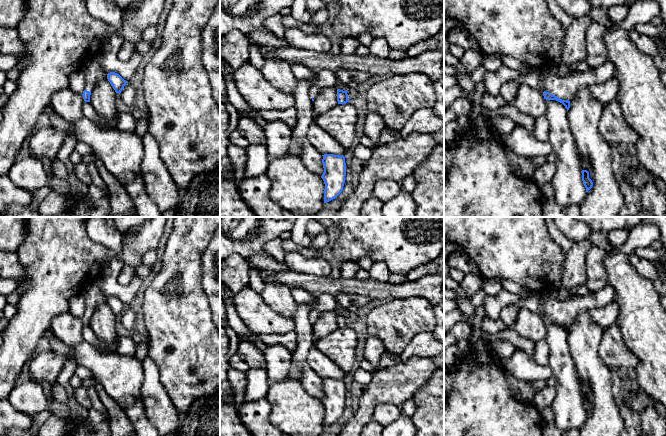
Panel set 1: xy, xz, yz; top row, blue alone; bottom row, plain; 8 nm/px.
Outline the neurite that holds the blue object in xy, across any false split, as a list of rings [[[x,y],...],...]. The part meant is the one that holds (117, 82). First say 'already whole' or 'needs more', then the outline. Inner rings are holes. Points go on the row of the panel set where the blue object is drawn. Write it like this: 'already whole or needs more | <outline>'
needs more | [[[96,60],[90,61],[83,69],[85,74],[85,90],[83,91],[83,99],[85,102],[90,102],[91,91],[96,83],[103,78],[107,78],[116,93],[121,93],[126,85],[126,81],[117,73],[110,72],[106,74]]]

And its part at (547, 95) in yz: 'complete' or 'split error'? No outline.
complete

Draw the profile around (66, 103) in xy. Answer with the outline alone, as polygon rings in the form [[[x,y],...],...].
[[[69,87],[57,91],[51,100],[52,109],[61,116],[70,126],[67,134],[78,139],[75,123],[79,121],[83,115],[82,105],[84,99],[82,94],[72,91]]]

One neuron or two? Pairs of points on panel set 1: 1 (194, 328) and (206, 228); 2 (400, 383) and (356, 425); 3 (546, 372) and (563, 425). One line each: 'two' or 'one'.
1: one
2: one
3: two

